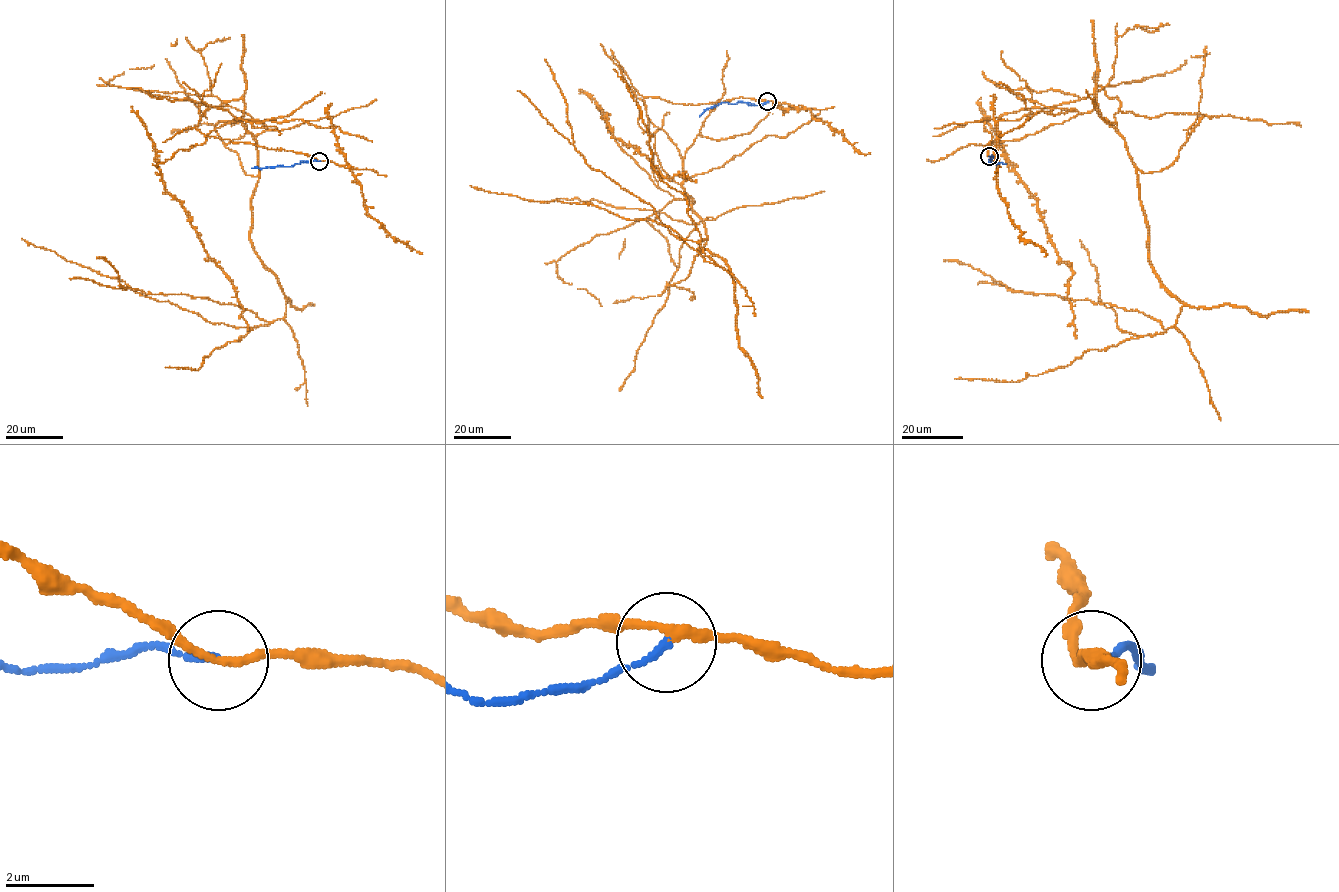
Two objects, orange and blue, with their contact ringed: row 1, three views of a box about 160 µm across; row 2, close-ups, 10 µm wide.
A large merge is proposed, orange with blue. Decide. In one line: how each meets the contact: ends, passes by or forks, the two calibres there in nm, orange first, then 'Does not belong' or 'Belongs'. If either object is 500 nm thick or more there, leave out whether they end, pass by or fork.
At the ring orange passes by. At the ring blue ends. Thickness 180 nm (orange) against 180 nm. Does not belong

